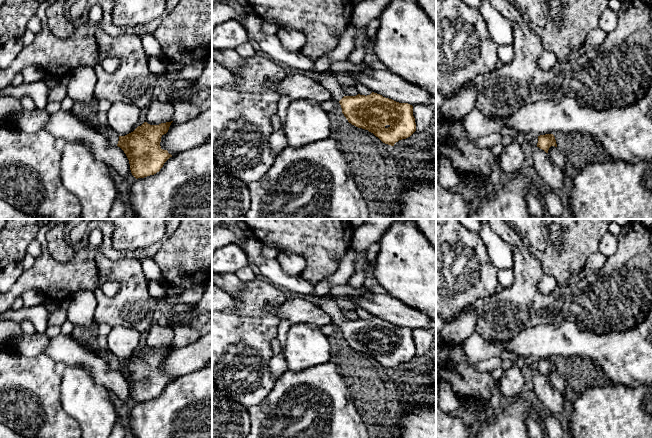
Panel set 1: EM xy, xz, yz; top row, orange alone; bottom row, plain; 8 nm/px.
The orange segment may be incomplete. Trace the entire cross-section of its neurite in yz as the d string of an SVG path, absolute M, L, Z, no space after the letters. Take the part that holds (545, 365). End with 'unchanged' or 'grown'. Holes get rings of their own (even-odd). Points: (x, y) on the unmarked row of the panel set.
M545 358L540 360L527 361L529 365L540 373L548 377L551 370L557 371L556 364L553 358Z; grown

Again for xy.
M144 346L125 360L115 357L110 360L109 366L120 371L126 378L131 397L136 403L156 398L172 381L160 370L161 361L168 356L172 346L159 349Z; grown

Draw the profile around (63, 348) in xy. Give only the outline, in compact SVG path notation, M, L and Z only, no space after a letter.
M60 333L51 338L41 355L51 358L55 363L63 362L66 366L88 368L94 381L106 387L123 403L127 403L131 397L129 384L124 375L117 369L112 369L104 357L86 350L72 335Z

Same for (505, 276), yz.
M512 269L498 270L498 283L503 289L510 287L514 282L514 273Z

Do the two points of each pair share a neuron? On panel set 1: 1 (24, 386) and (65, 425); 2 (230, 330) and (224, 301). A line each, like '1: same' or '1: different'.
1: same
2: different

